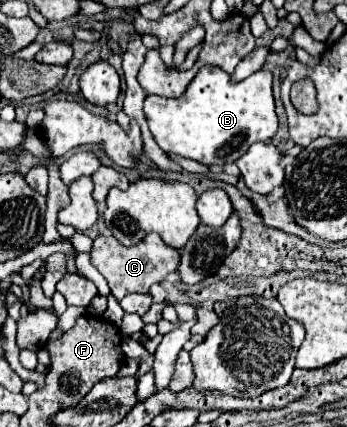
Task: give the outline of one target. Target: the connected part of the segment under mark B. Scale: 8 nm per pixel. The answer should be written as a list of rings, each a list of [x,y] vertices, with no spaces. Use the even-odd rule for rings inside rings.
[[[201,67],[197,77],[189,83],[187,91],[177,97],[147,95],[145,117],[149,129],[167,153],[195,159],[205,165],[233,163],[247,153],[257,141],[269,141],[277,133],[277,115],[273,101],[273,73],[259,69],[251,77],[233,83],[231,75],[221,67]]]

